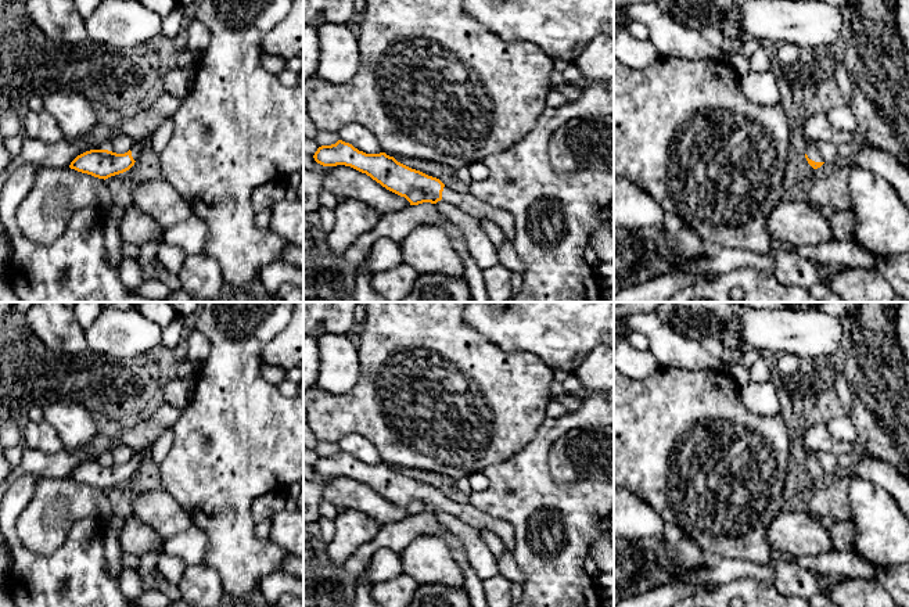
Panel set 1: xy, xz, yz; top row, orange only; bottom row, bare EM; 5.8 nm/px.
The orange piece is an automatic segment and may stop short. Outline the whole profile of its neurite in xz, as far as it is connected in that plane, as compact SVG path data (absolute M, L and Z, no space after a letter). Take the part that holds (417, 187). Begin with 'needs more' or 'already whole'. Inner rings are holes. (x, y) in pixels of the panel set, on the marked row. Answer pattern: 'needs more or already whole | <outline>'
needs more | M338 140L335 144L319 147L313 158L323 166L345 165L366 173L387 190L405 197L410 205L436 204L443 200L478 220L495 223L506 240L514 238L514 223L509 212L479 200L470 191L457 193L439 179L412 169L385 152L366 154Z

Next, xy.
needs more | M134 143L125 154L116 154L108 150L90 150L78 155L69 168L105 180L129 170L140 159L141 152L141 143Z

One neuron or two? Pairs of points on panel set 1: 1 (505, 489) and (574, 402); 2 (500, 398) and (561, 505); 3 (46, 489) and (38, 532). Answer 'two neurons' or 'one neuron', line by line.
1: two neurons
2: two neurons
3: one neuron

